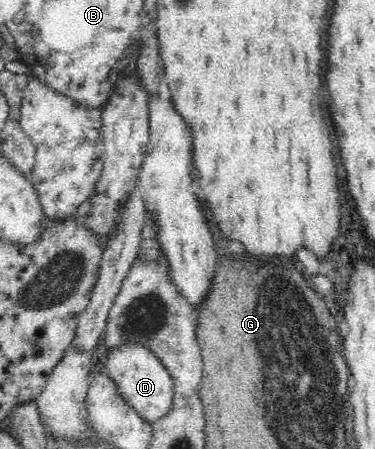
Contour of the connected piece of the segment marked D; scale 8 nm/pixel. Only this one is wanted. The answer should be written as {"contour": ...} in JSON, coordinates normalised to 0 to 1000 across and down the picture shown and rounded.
{"contour":[[[328,766],[291,777],[283,806],[291,840],[307,851],[323,882],[387,940],[432,933],[464,898],[464,853],[435,808],[389,771]]]}

